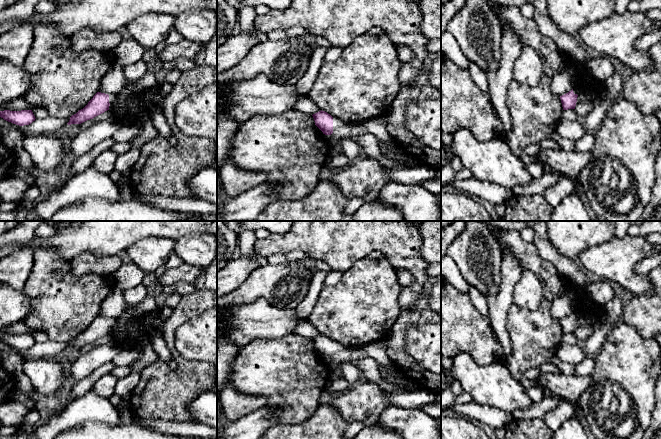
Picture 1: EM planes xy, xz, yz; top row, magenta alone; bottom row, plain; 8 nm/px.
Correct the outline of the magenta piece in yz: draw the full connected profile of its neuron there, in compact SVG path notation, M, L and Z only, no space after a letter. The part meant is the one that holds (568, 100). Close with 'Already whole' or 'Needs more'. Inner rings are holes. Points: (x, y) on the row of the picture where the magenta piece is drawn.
M574 86L571 91L560 96L563 110L575 109L577 103L586 99L585 94L577 86Z. Needs more

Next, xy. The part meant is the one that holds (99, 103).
M97 92L83 109L70 117L67 124L81 124L87 120L93 119L94 117L109 110L109 106L114 104L116 100L116 94L108 95Z. Needs more

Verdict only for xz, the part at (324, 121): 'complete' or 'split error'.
split error

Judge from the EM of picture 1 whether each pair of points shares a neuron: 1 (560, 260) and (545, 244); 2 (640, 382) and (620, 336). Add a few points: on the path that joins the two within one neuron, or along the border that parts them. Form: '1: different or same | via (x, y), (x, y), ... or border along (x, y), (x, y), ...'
1: same | via (556, 257), (547, 248)
2: same | via (636, 371), (635, 366), (625, 356), (624, 347)

